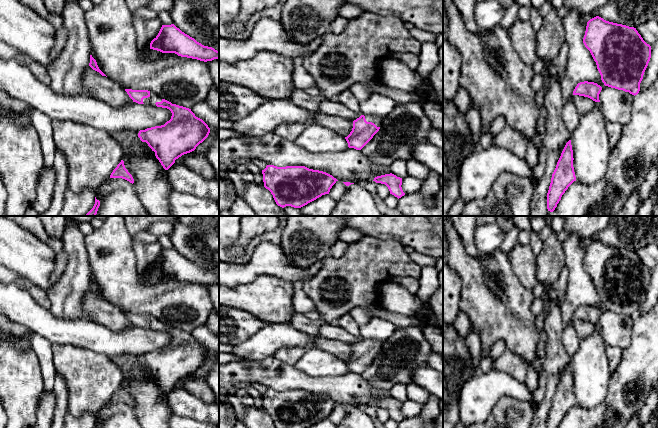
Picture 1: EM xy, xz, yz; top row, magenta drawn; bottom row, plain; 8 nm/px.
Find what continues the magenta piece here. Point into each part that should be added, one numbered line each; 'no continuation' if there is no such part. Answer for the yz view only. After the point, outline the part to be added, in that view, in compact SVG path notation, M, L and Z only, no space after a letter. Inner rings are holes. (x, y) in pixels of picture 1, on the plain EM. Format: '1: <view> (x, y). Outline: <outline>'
no continuation

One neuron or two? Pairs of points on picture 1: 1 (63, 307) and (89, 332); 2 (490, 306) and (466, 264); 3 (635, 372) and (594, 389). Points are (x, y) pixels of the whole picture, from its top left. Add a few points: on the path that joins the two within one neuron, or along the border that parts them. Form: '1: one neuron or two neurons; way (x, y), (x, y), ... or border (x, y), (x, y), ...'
1: two neurons; border (53, 314), (64, 318), (81, 318)
2: one neuron; way (490, 296), (481, 280), (475, 274)
3: two neurons; border (612, 373), (609, 379), (607, 395), (598, 404)

